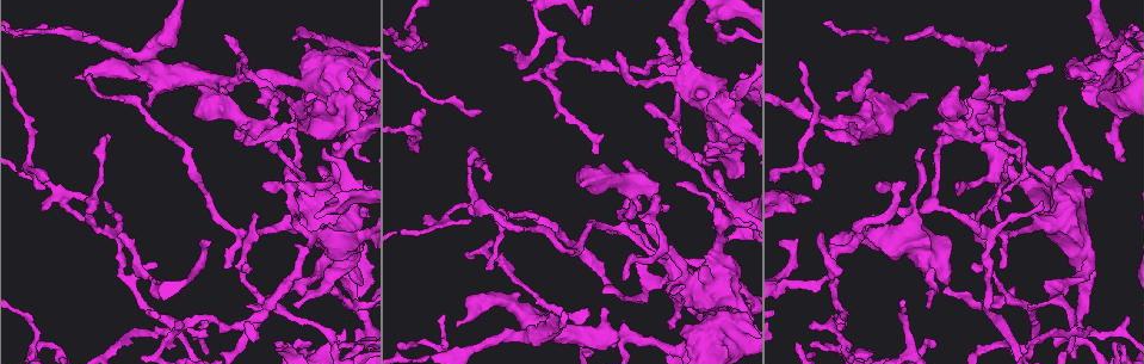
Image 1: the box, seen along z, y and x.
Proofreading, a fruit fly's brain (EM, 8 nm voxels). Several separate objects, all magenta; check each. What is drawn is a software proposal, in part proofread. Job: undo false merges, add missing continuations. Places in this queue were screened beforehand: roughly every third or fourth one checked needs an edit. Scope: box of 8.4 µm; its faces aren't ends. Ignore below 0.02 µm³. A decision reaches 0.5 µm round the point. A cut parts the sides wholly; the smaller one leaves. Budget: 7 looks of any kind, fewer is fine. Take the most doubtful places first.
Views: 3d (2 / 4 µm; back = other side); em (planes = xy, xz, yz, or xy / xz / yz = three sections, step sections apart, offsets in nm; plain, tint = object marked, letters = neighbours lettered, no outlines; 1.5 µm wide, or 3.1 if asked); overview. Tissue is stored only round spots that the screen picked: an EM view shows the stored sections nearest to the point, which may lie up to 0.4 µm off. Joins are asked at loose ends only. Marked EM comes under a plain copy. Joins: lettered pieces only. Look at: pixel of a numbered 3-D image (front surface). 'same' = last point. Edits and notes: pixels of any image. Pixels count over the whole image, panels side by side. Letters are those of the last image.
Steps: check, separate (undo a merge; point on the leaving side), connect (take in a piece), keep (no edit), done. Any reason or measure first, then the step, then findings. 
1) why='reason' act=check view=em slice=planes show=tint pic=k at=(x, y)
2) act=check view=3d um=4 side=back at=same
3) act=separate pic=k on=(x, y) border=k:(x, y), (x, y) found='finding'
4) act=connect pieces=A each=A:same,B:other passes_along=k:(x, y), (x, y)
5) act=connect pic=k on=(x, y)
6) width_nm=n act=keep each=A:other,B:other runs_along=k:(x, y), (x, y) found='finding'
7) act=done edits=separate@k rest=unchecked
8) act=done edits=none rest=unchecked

why='free end' act=check view=3d um=2 pic=1 at=(817, 187)

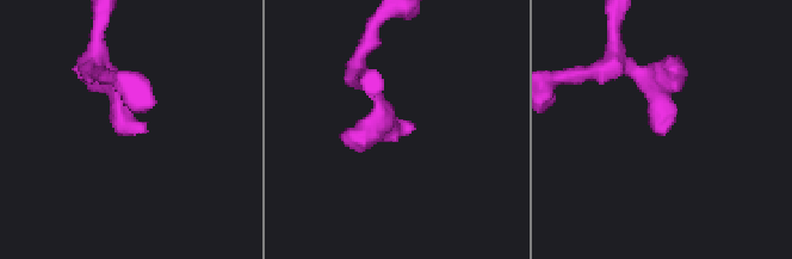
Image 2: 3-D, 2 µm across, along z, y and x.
act=check view=em slice=xz step=4 show=tint pic=2 at=(145, 127)

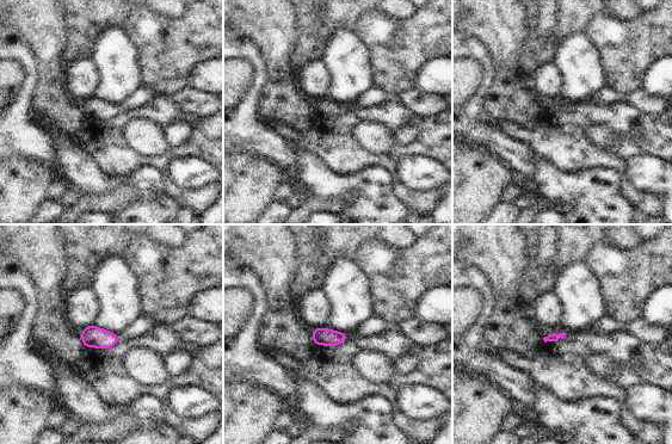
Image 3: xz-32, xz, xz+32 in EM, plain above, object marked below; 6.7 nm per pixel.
act=check view=em slice=xz step=4 show=letters at=same

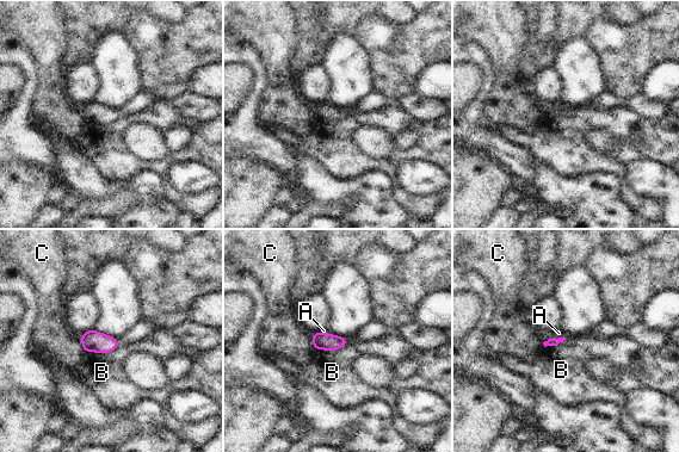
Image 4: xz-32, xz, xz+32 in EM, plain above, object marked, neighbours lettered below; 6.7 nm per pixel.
act=keep each=A:other,B:other,C:other border=4:(349, 342), (337, 350), (314, 351) found='none of them fits'

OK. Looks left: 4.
why='thick end' act=check view=em slice=xy step=8 show=letters pic=1 at=(147, 107)

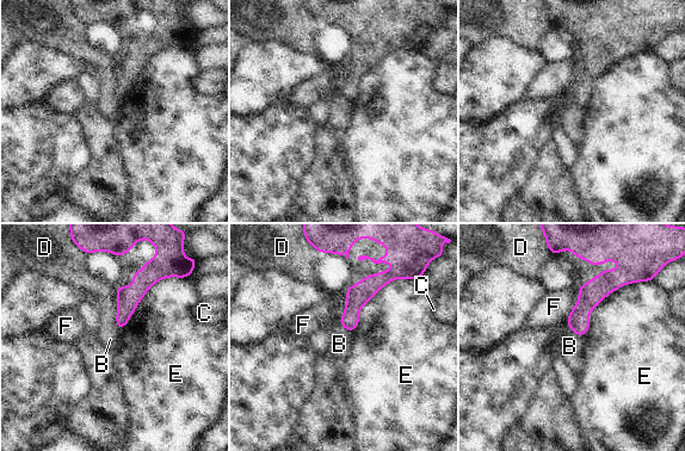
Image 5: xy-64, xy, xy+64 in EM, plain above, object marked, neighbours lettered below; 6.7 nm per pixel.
longest_contact=E:500nm act=keep each=B:other,C:other,D:other,E:other,F:other border=5:(569, 329), (584, 337) found='none of them fits'

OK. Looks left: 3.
why='thin end' act=check view=em slice=xz step=8 show=tint pic=1 at=(1029, 306)

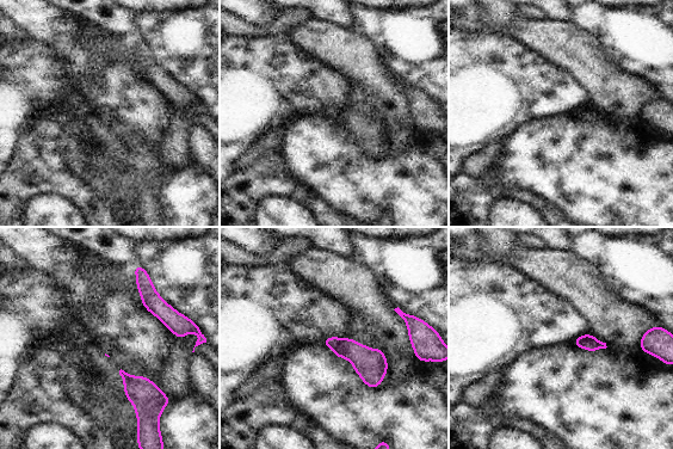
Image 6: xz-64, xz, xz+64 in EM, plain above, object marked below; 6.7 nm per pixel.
act=check view=em slice=planes show=letters at=same

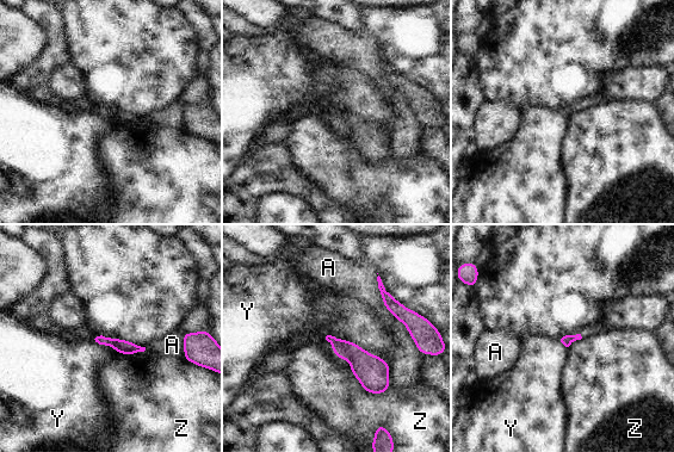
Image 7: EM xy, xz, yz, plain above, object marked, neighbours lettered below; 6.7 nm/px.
width_nm=70 act=keep each=A:other,Y:other,Z:other runs_along=7:(99, 339), (137, 348) found='none of them fits'

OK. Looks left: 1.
act=done edits=none rest=unchecked

